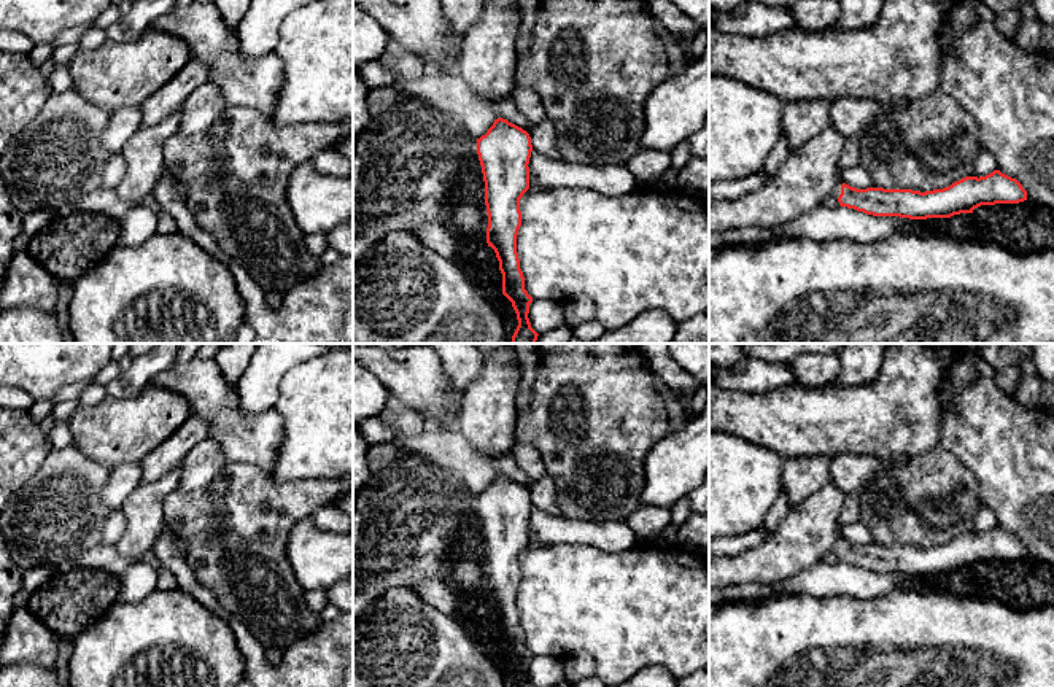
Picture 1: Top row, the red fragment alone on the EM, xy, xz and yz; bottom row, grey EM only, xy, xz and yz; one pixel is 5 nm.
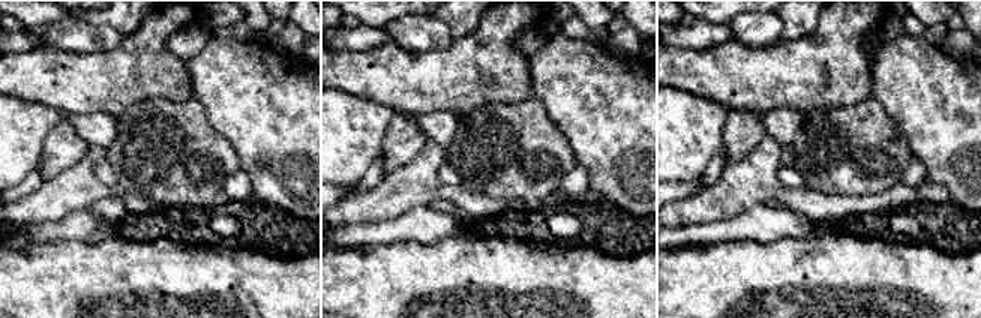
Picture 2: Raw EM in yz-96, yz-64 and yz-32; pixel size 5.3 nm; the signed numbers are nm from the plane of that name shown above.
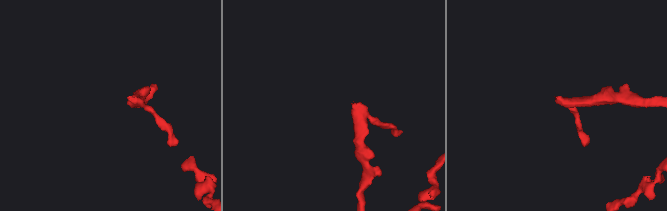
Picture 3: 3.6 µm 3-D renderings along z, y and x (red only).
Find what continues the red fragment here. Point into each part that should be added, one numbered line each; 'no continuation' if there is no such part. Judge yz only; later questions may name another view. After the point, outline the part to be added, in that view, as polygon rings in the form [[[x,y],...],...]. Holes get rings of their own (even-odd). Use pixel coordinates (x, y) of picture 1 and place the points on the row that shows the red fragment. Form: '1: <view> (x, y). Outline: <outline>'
1: yz (808, 175). Outline: [[[825,127],[790,153],[761,189],[711,205],[709,232],[782,224],[820,205],[828,196],[838,199],[843,184],[839,157],[846,142],[833,127]]]

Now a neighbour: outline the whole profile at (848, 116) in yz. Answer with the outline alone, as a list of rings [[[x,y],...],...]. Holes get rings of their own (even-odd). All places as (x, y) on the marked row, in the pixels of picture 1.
[[[839,99],[828,110],[830,127],[847,140],[871,126],[881,105],[876,100]]]

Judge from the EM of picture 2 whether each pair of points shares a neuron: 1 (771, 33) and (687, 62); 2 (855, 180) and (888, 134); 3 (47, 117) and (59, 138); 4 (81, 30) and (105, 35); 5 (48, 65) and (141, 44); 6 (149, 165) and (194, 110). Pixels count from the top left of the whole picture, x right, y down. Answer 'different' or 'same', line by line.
1: different
2: same
3: different
4: same
5: same
6: same

